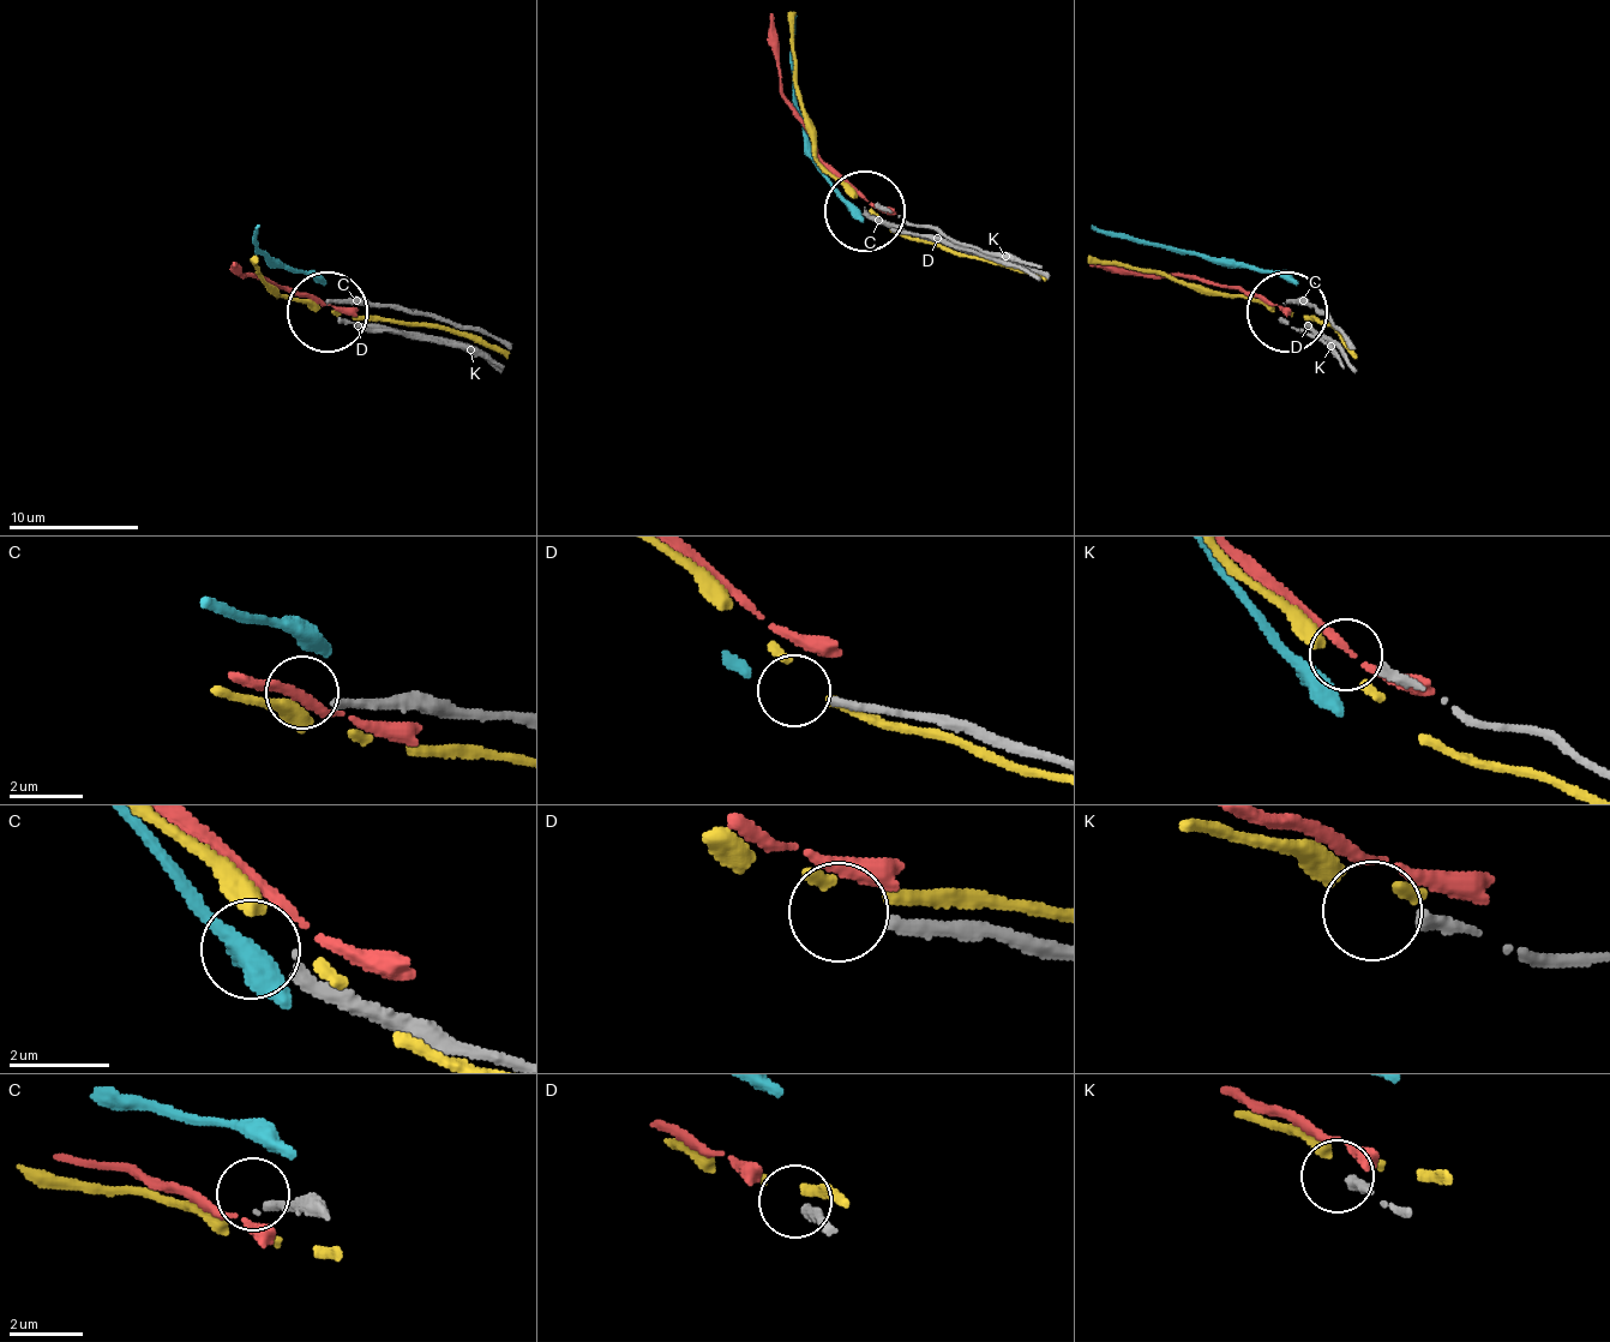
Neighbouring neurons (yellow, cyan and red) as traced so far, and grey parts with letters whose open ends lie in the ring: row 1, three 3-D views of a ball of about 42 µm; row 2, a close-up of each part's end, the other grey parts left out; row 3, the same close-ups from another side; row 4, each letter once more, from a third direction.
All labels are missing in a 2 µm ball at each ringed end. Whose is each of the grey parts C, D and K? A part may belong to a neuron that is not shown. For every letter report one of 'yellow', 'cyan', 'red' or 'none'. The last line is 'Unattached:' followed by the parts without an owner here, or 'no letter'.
C: none
D: none
K: none
Unattached: C, D, K

